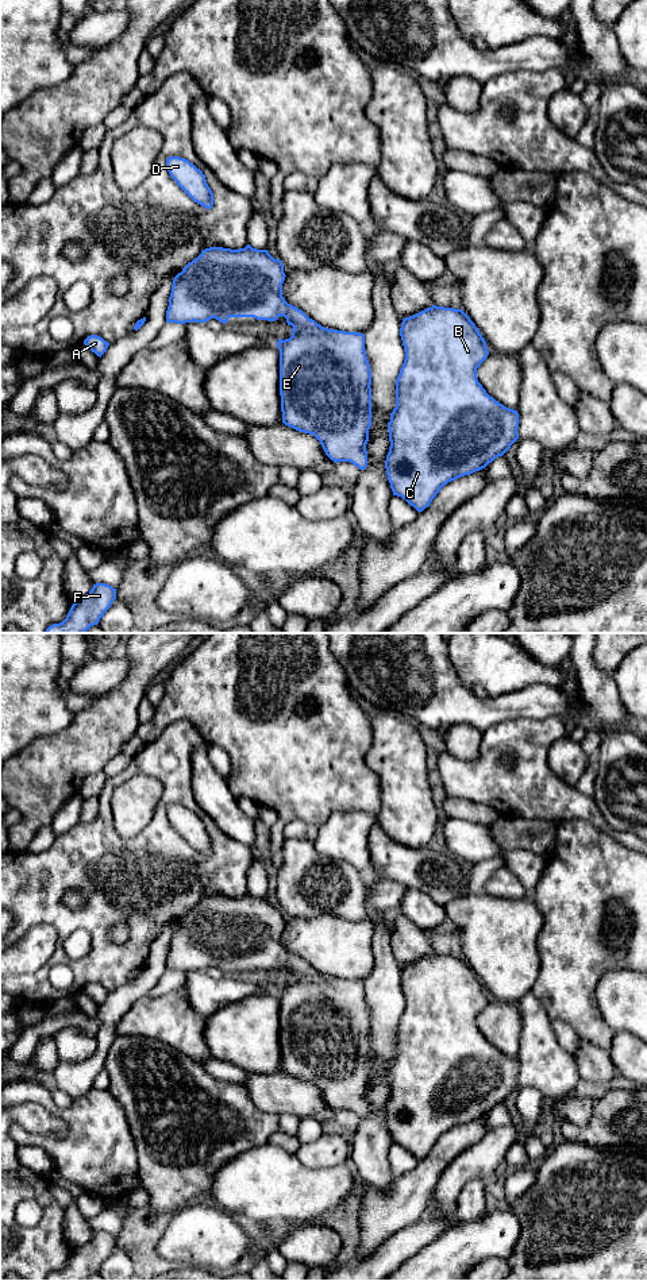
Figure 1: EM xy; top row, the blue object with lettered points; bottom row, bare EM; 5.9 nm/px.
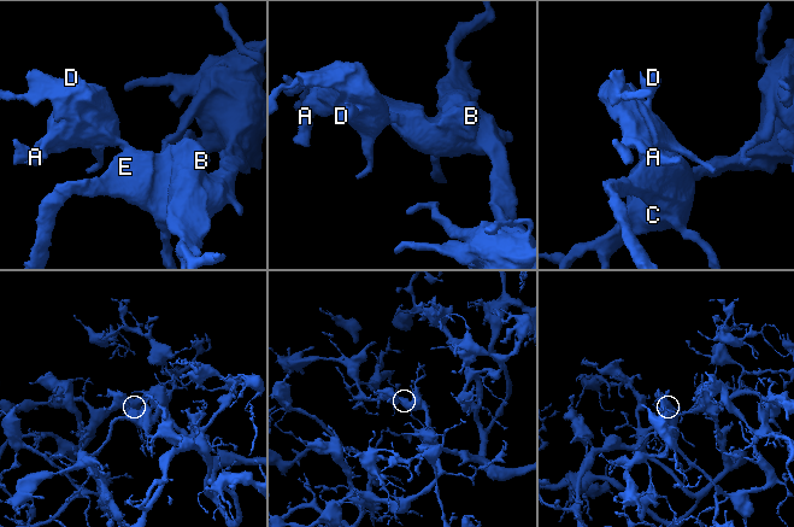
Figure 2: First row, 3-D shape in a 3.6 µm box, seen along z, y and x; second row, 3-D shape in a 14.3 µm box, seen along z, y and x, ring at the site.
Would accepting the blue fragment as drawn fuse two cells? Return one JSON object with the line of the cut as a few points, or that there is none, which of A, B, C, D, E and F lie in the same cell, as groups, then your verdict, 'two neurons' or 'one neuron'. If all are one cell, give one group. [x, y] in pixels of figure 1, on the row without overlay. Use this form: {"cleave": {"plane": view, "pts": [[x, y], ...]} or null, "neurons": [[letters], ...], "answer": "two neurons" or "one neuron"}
{"cleave": null, "neurons": [["A", "B", "C", "D", "E", "F"]], "answer": "one neuron"}

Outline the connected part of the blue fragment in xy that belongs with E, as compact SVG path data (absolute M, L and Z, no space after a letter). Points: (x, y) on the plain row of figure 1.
M250 892L239 898L205 896L174 925L166 971L207 971L216 966L226 972L230 965L276 969L284 964L293 976L289 987L277 989L282 1070L313 1083L335 1111L350 1110L365 1118L371 1074L371 1019L365 983L324 976L288 952L282 945L285 925L282 910L267 898L257 898Z

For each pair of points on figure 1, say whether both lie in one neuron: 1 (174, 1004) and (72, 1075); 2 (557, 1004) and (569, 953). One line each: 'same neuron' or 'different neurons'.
1: different neurons
2: same neuron

